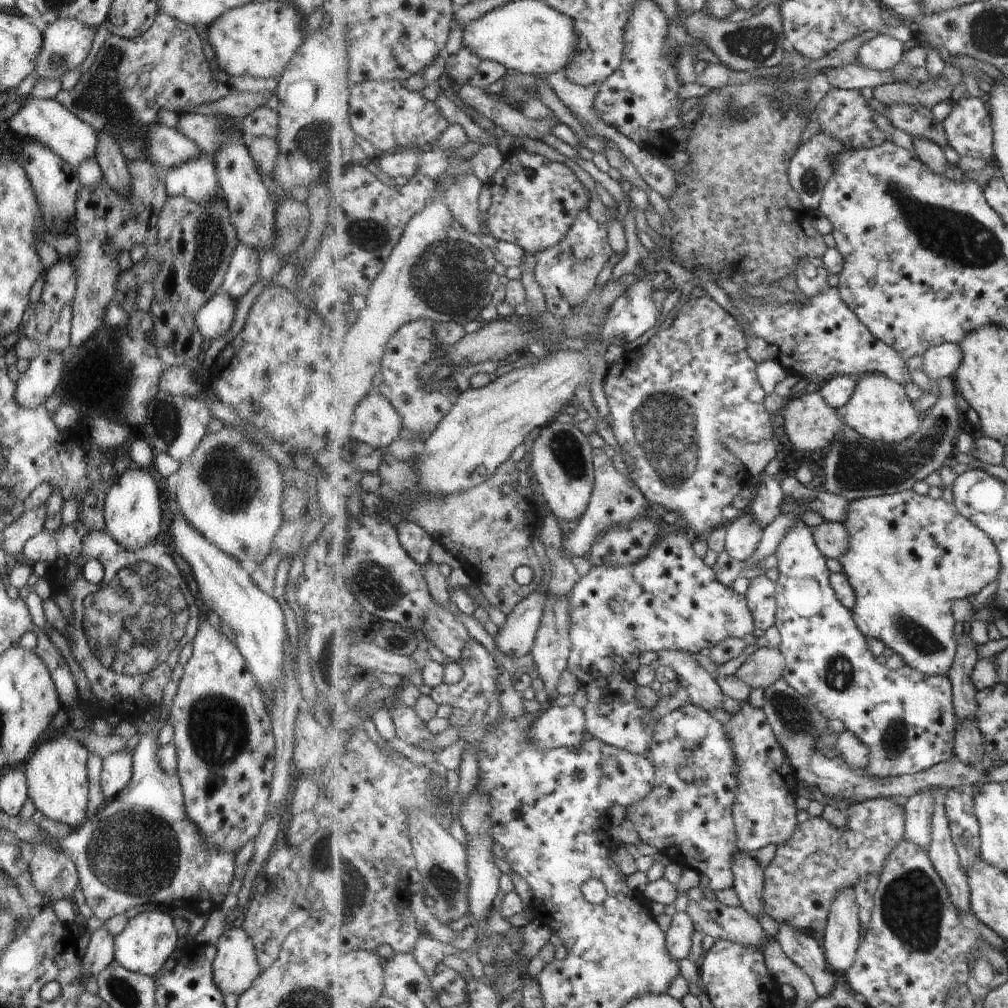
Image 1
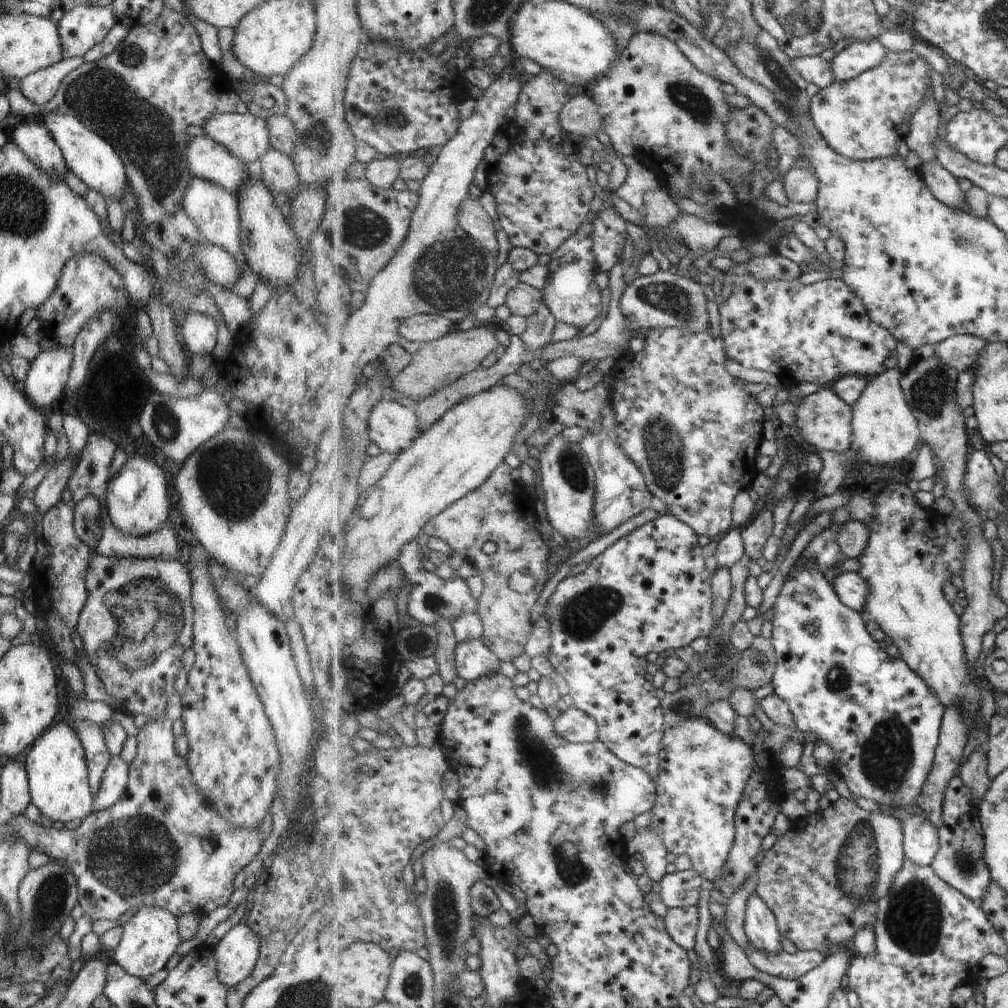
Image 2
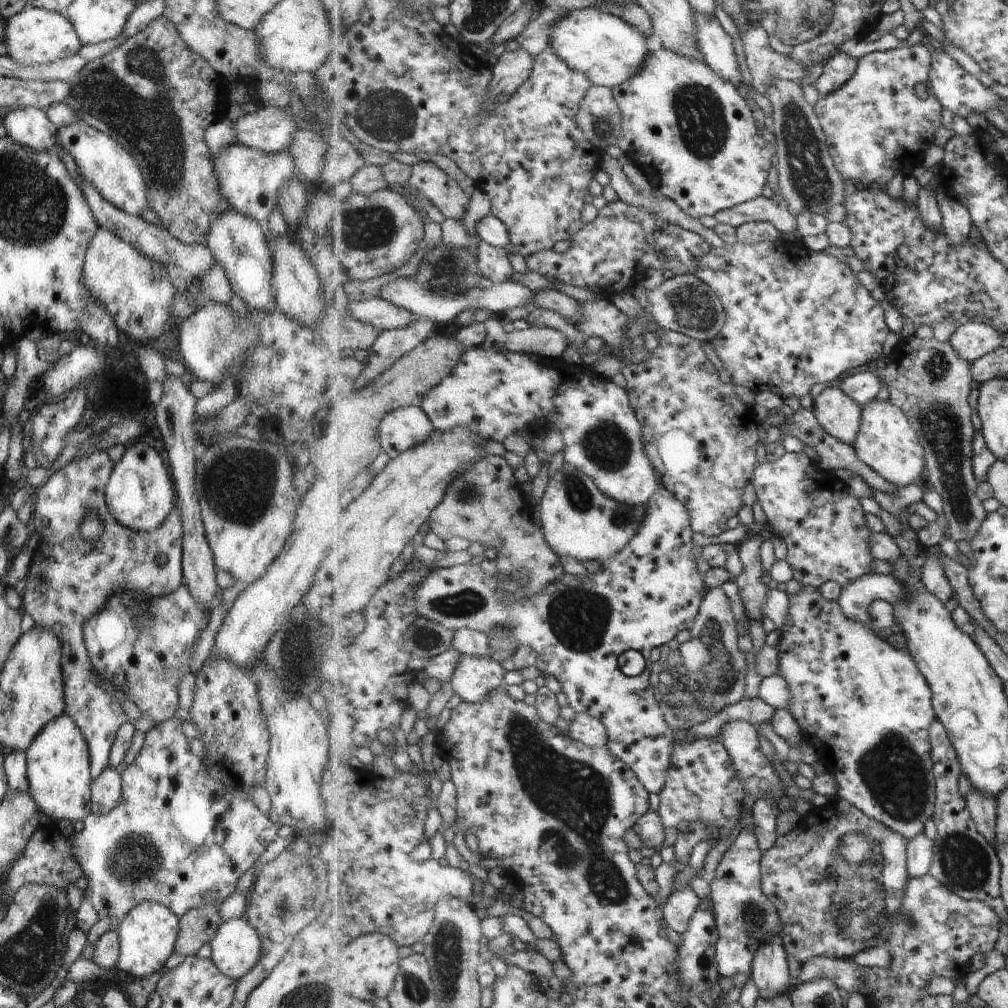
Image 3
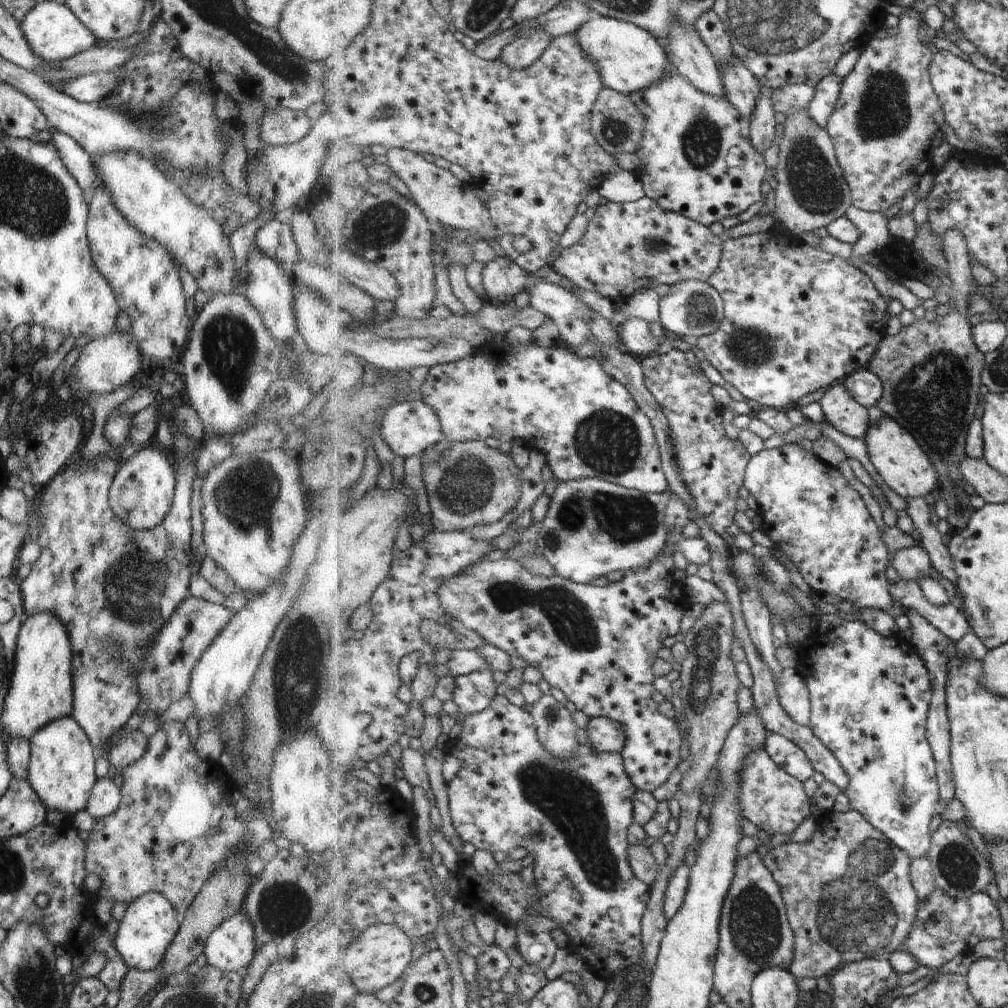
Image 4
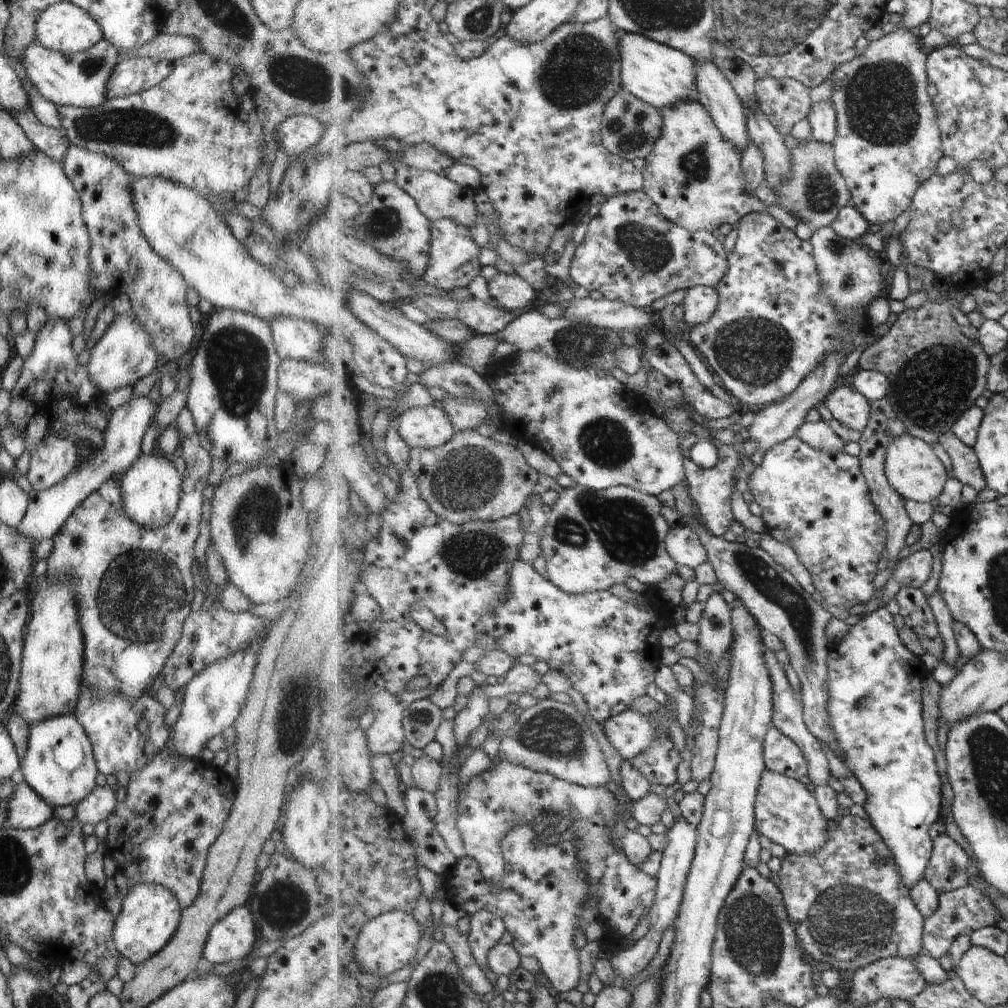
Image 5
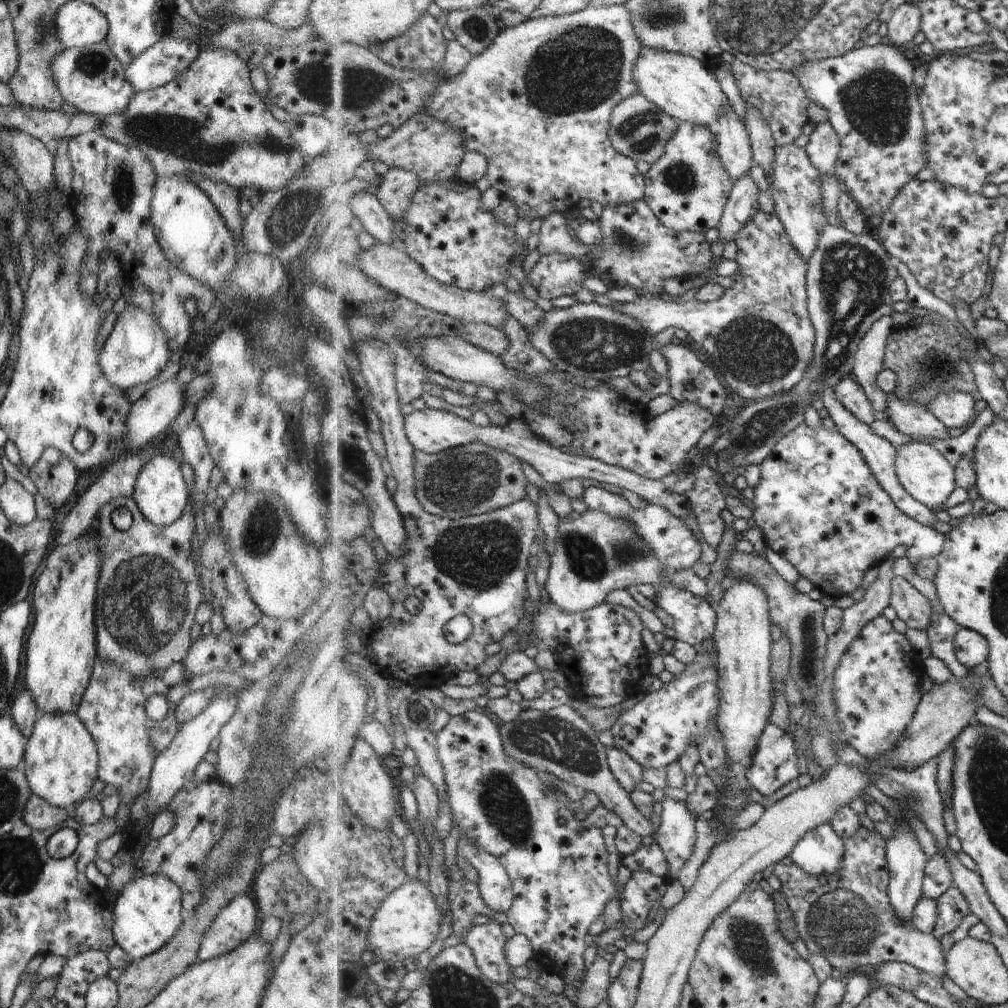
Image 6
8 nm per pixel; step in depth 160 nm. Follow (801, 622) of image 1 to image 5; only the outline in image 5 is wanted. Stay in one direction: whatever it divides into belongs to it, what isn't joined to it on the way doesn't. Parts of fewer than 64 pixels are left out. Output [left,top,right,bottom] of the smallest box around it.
[827,607,942,889]

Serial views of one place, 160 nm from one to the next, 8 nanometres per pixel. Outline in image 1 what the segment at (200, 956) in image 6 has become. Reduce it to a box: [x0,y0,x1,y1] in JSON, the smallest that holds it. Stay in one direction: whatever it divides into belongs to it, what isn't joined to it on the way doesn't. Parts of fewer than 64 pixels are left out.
[212,924,260,996]

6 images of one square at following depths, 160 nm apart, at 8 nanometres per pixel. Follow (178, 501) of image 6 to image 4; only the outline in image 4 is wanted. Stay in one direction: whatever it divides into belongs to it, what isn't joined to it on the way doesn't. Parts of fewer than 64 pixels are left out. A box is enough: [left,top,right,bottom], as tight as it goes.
[108,446,175,530]

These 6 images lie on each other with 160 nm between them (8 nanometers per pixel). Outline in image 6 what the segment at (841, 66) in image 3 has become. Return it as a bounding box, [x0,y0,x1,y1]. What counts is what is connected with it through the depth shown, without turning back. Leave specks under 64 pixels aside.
[804,119,841,177]

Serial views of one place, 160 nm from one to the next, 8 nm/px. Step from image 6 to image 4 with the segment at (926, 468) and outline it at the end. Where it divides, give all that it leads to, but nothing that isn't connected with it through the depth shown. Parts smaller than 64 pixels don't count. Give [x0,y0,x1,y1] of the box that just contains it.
[865,416,939,499]

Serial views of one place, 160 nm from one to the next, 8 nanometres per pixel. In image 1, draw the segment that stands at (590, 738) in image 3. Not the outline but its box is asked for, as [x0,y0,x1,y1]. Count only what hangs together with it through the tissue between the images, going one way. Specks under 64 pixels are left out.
[528,704,587,750]

